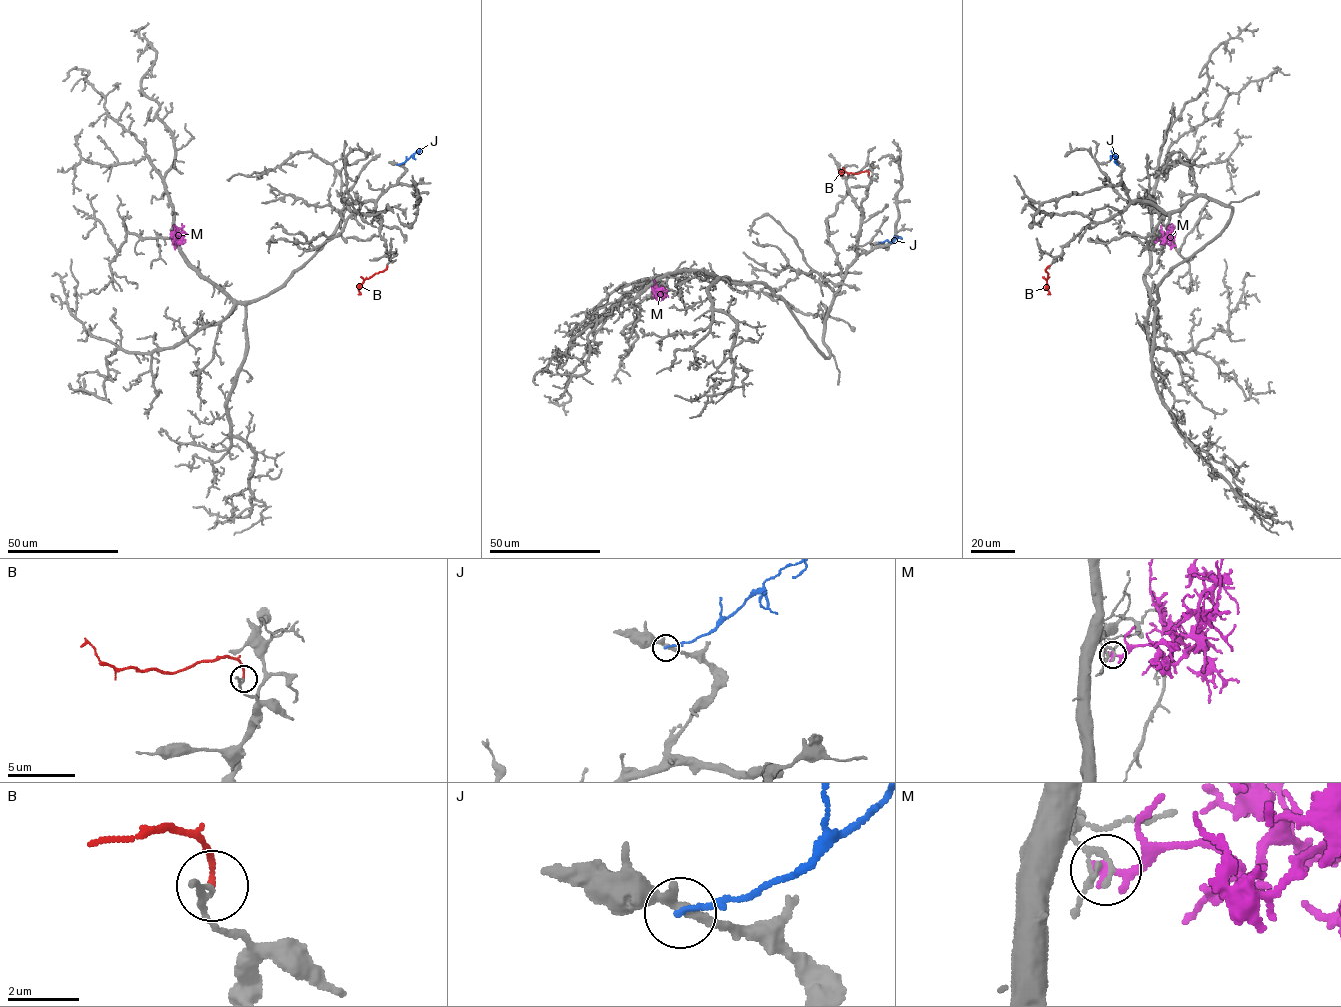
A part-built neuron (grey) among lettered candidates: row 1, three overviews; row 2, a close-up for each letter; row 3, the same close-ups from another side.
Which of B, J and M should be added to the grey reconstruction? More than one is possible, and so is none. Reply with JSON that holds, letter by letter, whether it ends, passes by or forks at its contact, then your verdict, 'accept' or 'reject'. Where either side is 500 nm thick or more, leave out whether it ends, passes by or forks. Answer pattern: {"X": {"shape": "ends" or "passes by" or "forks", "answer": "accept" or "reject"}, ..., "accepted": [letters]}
{"B": {"shape": "ends", "answer": "reject"}, "J": {"shape": "ends", "answer": "reject"}, "M": {"shape": "ends", "answer": "reject"}, "accepted": []}

